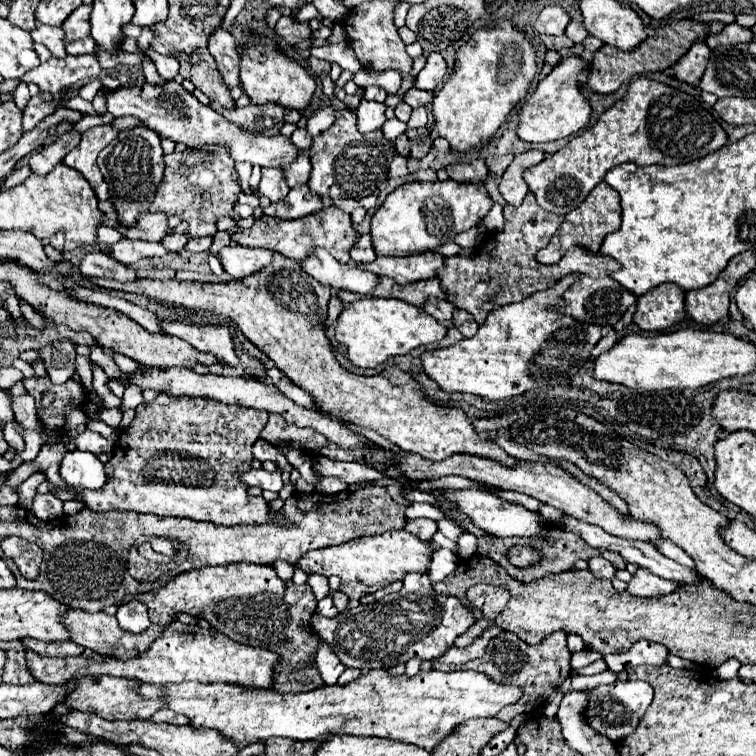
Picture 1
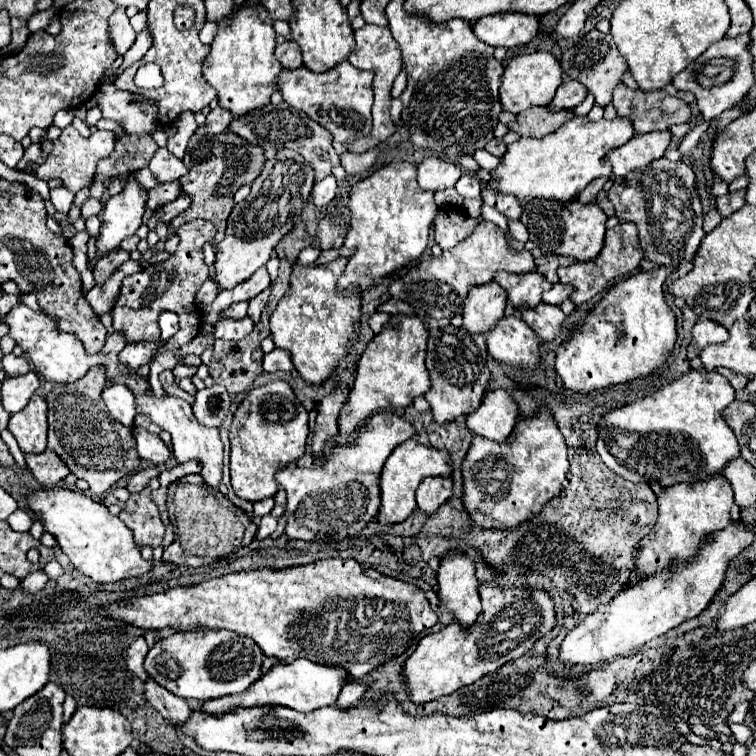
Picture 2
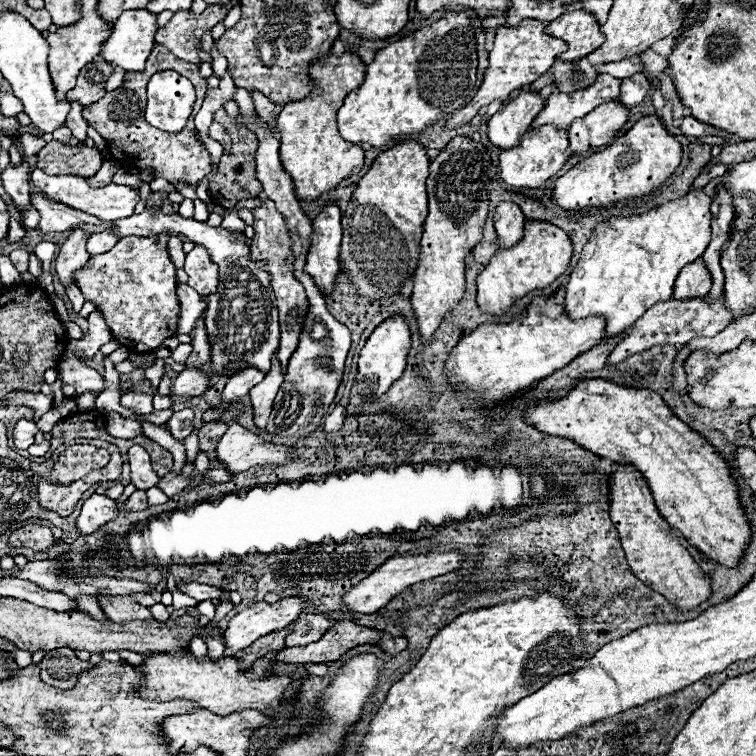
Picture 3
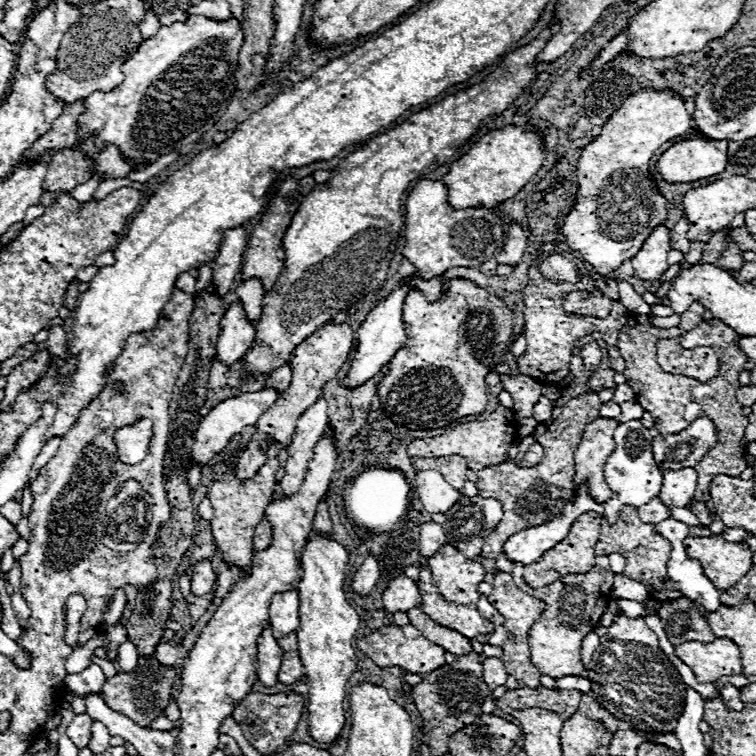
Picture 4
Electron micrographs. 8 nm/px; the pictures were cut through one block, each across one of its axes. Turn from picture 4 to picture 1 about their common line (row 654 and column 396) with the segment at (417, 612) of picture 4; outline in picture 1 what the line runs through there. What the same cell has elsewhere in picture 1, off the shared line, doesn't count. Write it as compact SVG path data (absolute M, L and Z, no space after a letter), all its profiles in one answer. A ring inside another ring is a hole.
M370 448L370 452L366 452L366 454L368 454L368 462L372 466L378 464L378 462L384 462L386 456L396 458L396 462L400 462L398 464L400 470L410 480L432 480L432 478L440 478L440 476L458 474L458 476L464 476L464 478L470 478L470 480L476 480L476 482L486 482L486 484L498 486L502 490L516 490L516 492L534 496L540 502L550 504L554 508L560 508L560 510L564 510L566 514L570 514L570 516L574 516L578 520L584 520L588 524L596 524L596 526L604 528L612 536L630 538L630 540L646 540L646 542L652 542L654 538L660 538L660 530L658 528L652 528L652 524L644 524L644 522L634 520L634 518L624 518L606 500L602 500L594 490L586 488L584 484L580 484L576 478L572 478L570 474L566 474L562 468L558 468L554 464L518 462L516 468L508 468L508 466L502 466L502 464L498 464L494 460L468 456L468 454L456 454L456 456L444 458L442 462L430 462L430 460L424 460L418 454L410 454L410 452L402 458L402 456L396 456L394 452L384 450L384 448Z

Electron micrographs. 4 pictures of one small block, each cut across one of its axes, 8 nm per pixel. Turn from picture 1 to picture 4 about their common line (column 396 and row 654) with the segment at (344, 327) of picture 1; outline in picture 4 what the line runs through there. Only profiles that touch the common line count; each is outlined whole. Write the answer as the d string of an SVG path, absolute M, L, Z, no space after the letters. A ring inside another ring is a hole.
M312 534L306 540L304 552L300 556L302 564L302 578L298 582L298 592L300 592L300 626L296 628L298 636L298 648L300 648L300 658L304 660L304 670L308 678L308 726L310 726L310 736L316 742L334 742L336 736L340 734L344 726L344 696L346 696L346 682L356 670L356 654L354 654L354 634L360 626L360 616L358 612L348 604L344 596L344 568L348 564L348 552L346 548L320 534Z

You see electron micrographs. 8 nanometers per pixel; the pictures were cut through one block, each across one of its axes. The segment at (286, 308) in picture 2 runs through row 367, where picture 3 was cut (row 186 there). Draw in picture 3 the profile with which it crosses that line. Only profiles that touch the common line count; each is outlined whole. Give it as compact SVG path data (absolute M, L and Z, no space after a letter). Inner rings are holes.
M330 52L308 70L312 80L318 82L310 96L284 104L278 116L276 128L280 132L280 162L284 172L288 172L294 182L296 196L304 202L316 200L320 194L336 188L342 180L358 174L364 166L364 150L342 140L336 126L336 112L344 96L362 84L364 70L366 68L356 54L344 52L342 56L334 56Z

